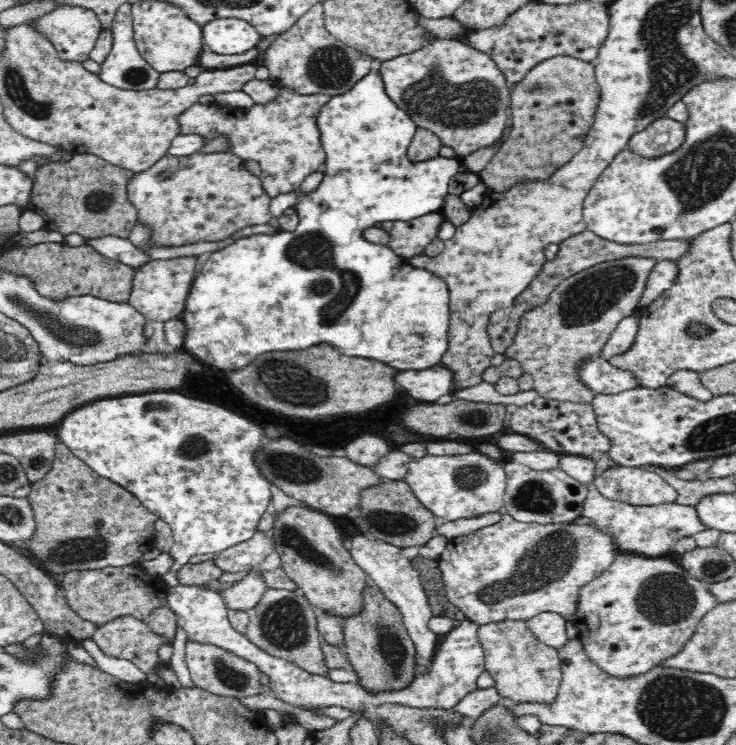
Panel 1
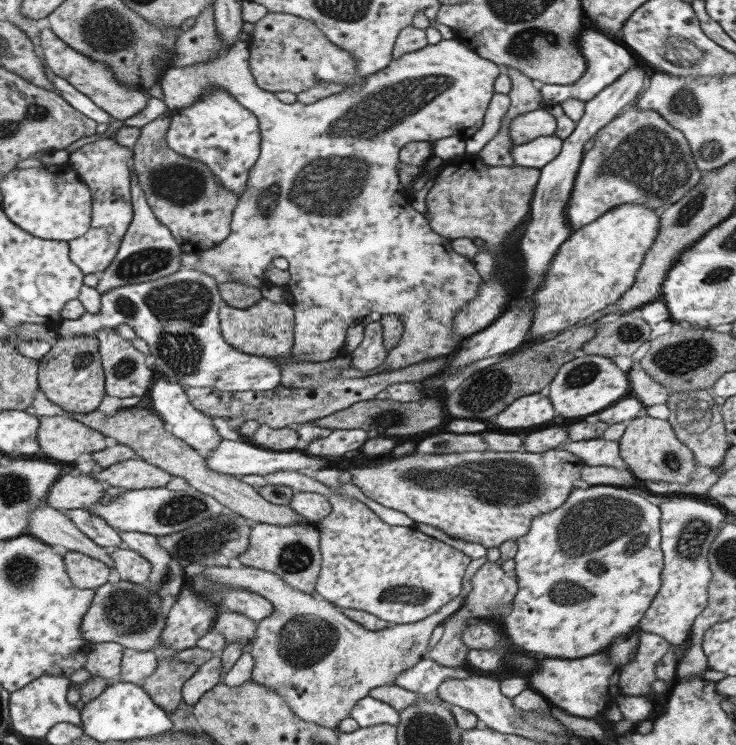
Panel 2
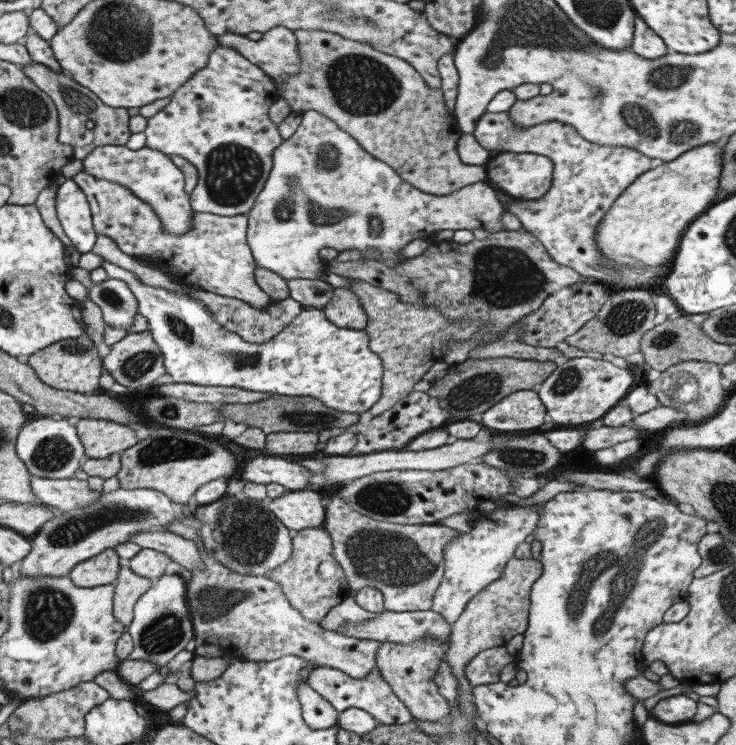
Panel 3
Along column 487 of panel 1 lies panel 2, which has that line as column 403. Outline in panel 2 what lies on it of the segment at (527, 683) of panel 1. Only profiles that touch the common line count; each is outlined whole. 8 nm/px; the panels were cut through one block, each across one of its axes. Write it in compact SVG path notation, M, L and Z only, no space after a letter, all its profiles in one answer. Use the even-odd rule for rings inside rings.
M480 557L470 560L465 568L461 578L461 592L457 598L449 600L446 605L441 606L437 612L427 615L423 620L410 622L410 624L392 625L389 624L383 630L369 631L362 628L358 623L342 613L341 610L319 598L316 594L305 594L301 591L291 588L281 581L281 577L265 570L239 566L239 568L230 568L228 566L207 567L201 572L201 575L209 581L209 584L201 586L196 590L203 599L207 599L211 605L221 608L221 591L223 589L245 589L257 593L265 598L273 606L270 615L257 621L255 631L251 640L251 648L247 649L253 662L252 674L250 680L273 689L275 693L283 697L289 710L295 716L305 722L314 722L319 726L335 729L340 720L349 717L351 708L361 698L368 695L371 689L378 686L391 685L395 677L407 668L417 664L419 660L426 658L427 642L433 629L451 616L461 604L463 598L471 590L470 578L475 572L487 562L486 557Z

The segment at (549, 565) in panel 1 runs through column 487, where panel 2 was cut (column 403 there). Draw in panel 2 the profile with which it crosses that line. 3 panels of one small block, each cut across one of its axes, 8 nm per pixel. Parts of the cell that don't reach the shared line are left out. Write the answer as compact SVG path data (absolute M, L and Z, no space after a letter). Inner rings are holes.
M331 466L321 467L313 474L313 479L332 490L332 494L327 496L330 514L313 524L319 534L320 550L320 570L315 579L316 595L334 604L338 610L363 610L392 625L423 620L427 615L437 612L449 600L457 598L461 592L461 578L470 558L414 528L384 524L361 502L342 495L340 488L344 485L339 481L339 475L341 471Z

